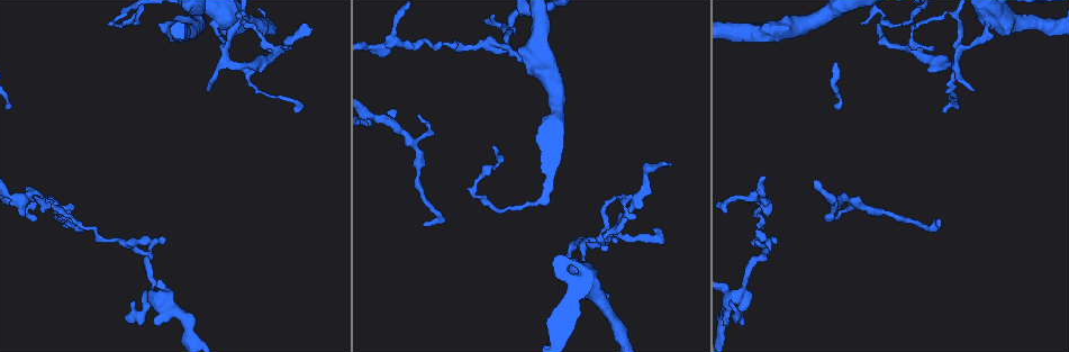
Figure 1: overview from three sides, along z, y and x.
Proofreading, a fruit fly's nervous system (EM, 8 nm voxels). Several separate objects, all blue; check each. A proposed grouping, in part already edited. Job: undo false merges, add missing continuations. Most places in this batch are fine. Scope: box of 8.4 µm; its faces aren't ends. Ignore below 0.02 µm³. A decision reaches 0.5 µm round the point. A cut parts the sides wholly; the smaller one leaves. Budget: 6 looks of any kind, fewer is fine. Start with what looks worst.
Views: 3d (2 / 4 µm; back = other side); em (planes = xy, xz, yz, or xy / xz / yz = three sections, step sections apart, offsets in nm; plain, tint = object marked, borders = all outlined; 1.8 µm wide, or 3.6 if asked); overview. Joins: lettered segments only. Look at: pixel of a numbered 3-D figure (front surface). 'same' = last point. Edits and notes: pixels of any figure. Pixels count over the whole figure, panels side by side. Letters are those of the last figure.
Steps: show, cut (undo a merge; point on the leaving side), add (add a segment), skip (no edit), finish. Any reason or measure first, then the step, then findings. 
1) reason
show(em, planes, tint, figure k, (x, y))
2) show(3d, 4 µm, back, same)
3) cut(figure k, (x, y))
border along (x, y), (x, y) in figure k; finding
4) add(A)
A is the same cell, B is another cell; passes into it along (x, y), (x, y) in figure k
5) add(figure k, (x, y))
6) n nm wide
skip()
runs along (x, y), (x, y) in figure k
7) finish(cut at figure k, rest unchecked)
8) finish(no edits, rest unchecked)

show(3d, 2 µm, figure 1, (762, 256))

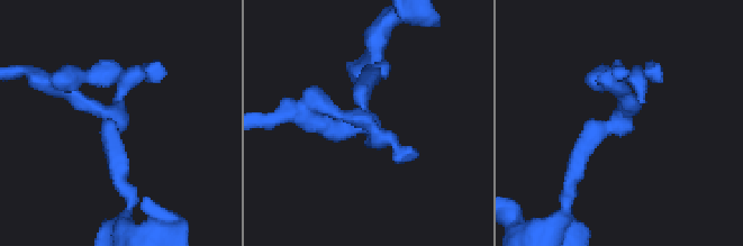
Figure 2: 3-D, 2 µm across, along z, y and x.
show(em, xy, step 16, tint, figure 2, (624, 114))

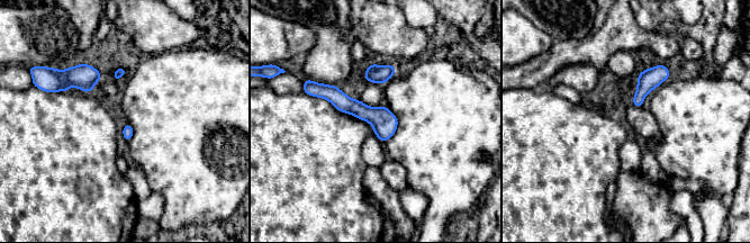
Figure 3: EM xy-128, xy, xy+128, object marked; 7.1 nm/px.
show(em, xz, step 4, borders, same)

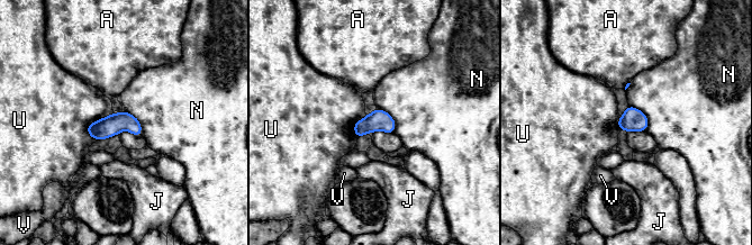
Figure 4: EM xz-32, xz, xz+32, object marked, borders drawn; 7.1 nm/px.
skip()
A, J, N, U and V are other cells; border along (114, 112), (92, 121), (87, 133) in figure 4; all the same cell

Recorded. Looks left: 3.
show(3d, 2 µm, figure 1, (244, 67))

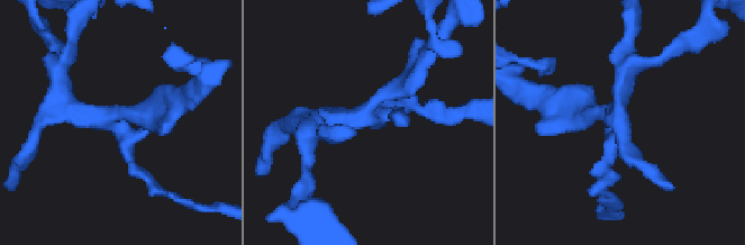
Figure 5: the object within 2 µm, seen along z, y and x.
show(em, planes, tint, figure 5, (368, 116))

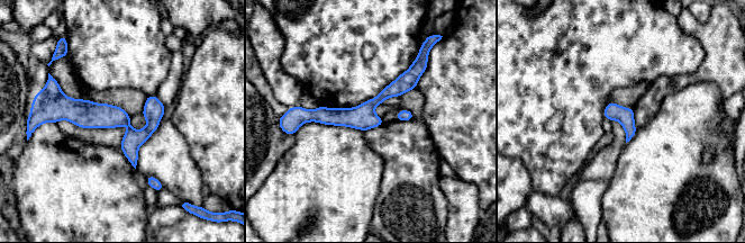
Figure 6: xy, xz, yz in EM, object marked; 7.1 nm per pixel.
show(em, planes, borders, same)

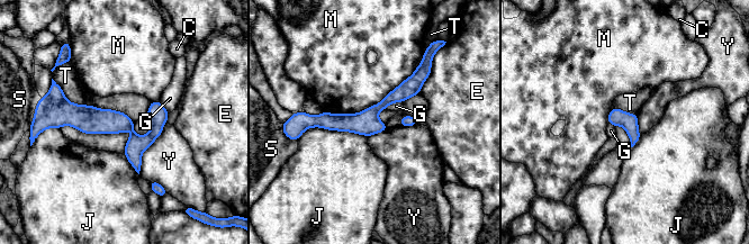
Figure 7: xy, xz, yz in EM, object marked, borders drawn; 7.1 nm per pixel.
M touches over 750 nm
skip()
C, E, G, J, M, S, T and Y are other cells; runs along (423, 77), (363, 122), (307, 117) in figure 7; all the same cell

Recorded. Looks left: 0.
finish(no edits, rest unchecked)

